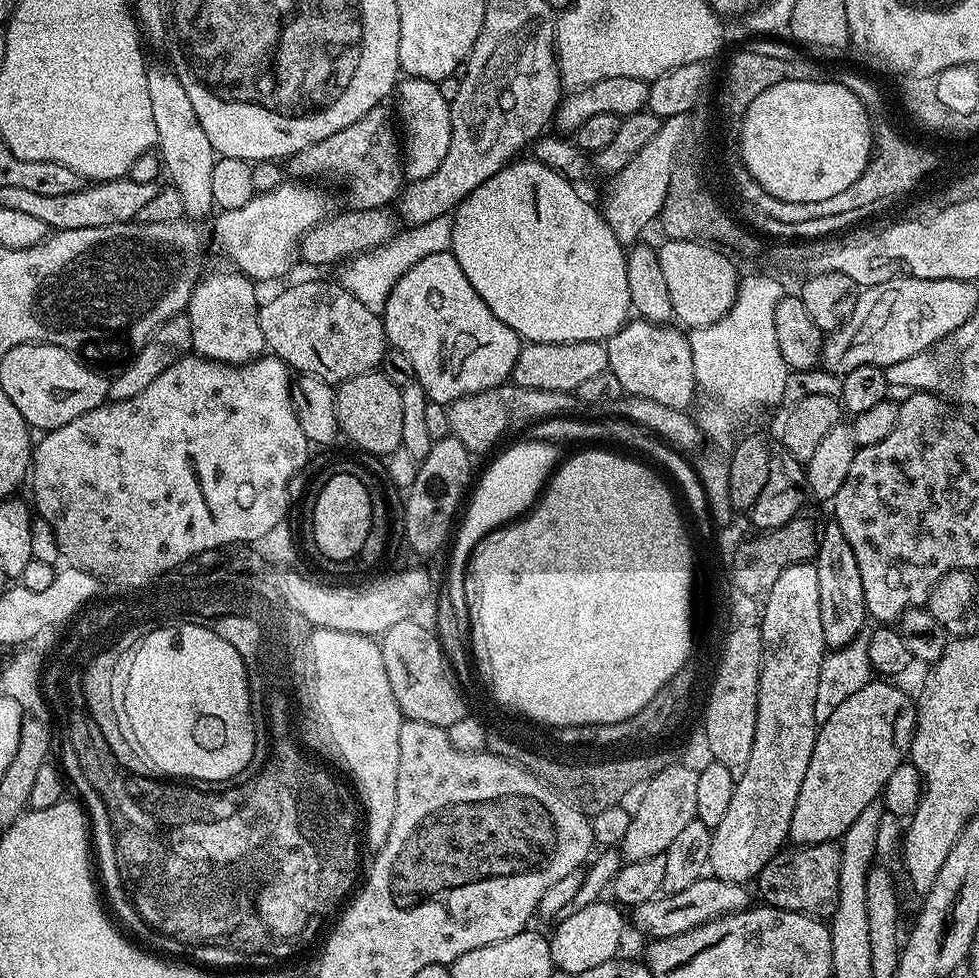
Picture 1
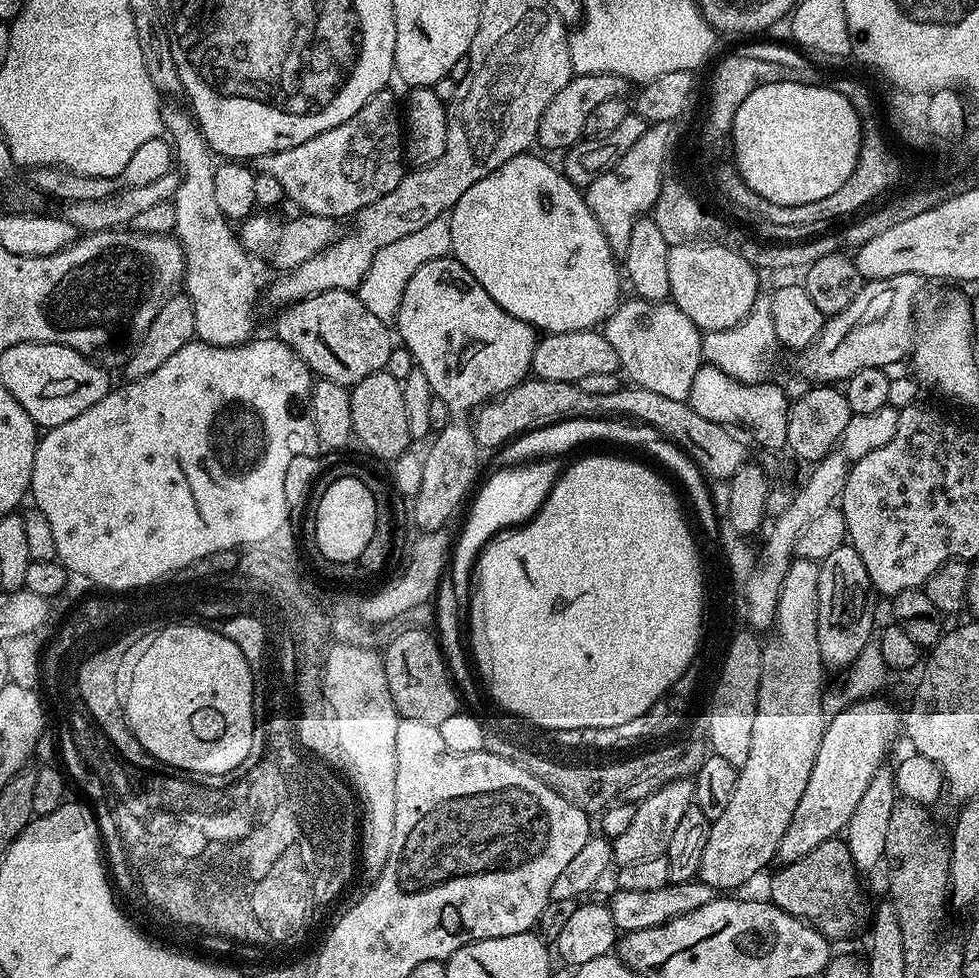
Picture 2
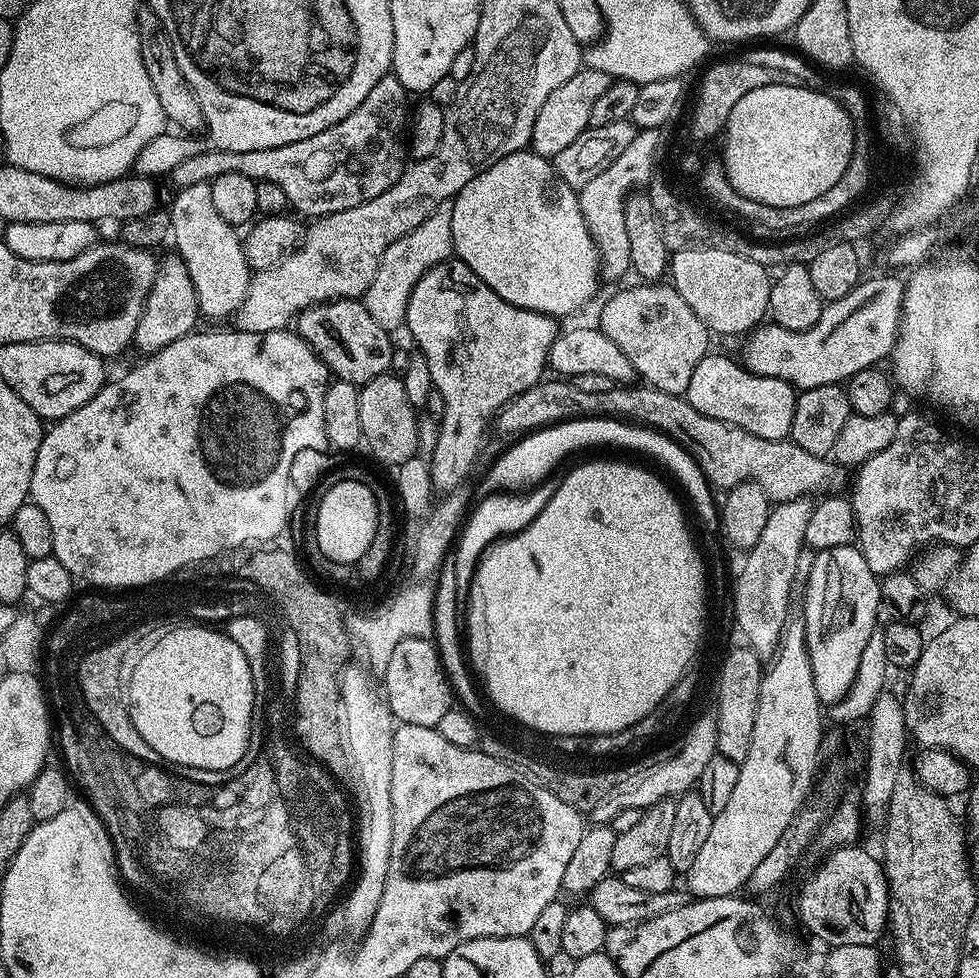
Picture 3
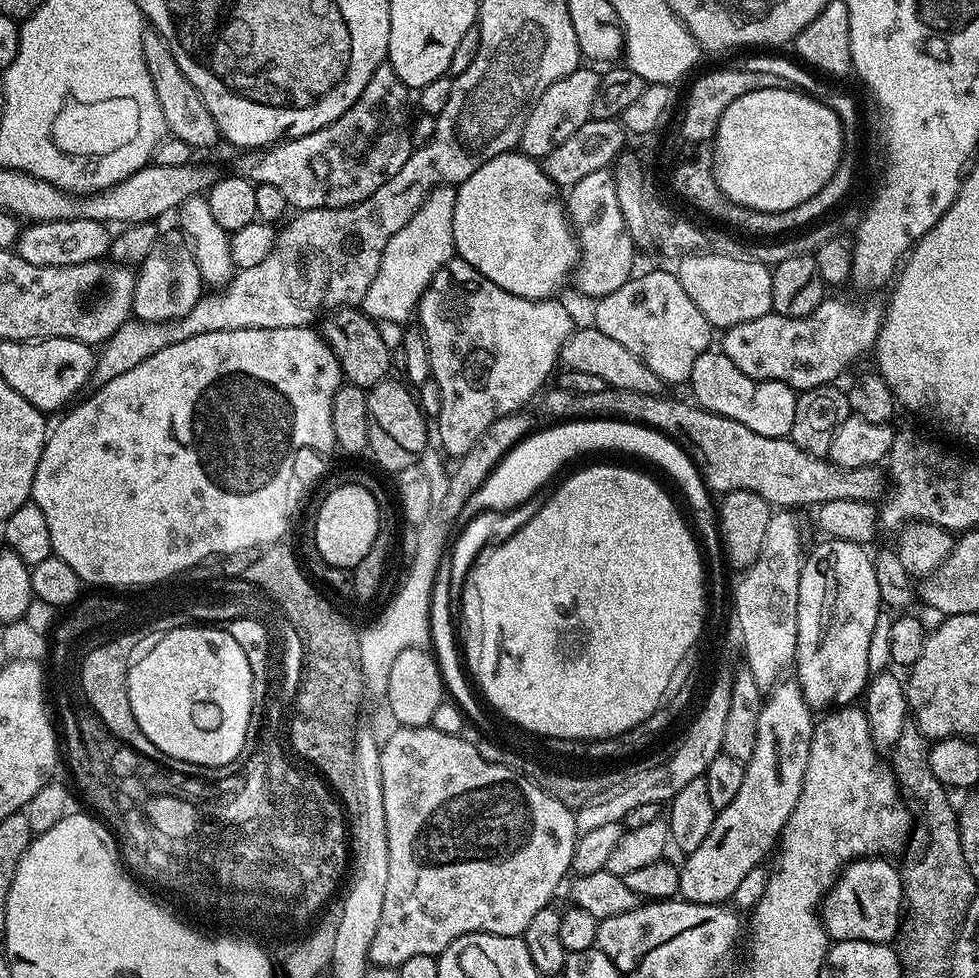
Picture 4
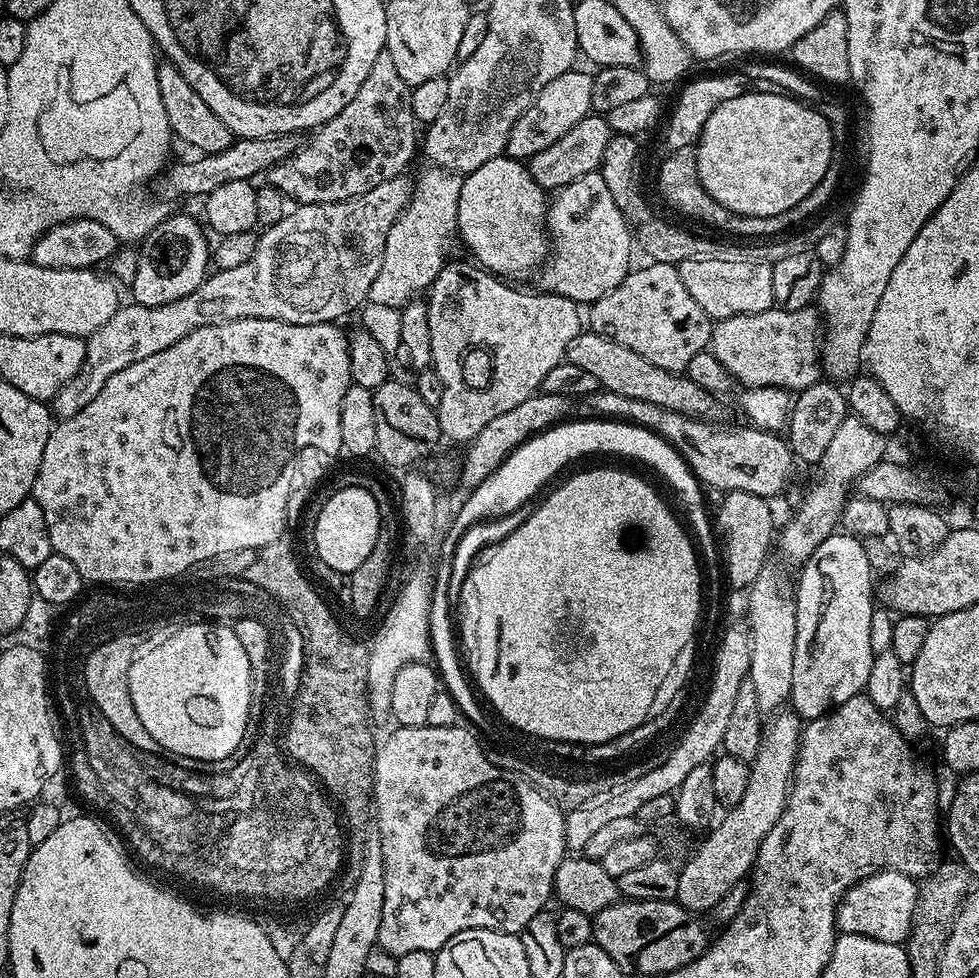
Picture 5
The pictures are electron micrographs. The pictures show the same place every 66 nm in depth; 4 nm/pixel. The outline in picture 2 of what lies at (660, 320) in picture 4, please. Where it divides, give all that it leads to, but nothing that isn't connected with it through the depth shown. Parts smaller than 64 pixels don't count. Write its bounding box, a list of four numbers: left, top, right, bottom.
[602,299,702,401]

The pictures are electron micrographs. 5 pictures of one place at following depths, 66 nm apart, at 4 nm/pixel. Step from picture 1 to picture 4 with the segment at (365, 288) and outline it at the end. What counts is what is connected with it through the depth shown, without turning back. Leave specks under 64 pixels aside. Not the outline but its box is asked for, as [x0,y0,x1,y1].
[362,187,455,326]

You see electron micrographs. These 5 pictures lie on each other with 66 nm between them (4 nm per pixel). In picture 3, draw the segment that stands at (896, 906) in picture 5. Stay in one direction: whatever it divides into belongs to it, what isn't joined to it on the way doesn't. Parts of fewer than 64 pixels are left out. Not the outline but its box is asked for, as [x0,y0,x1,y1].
[796,846,889,949]

